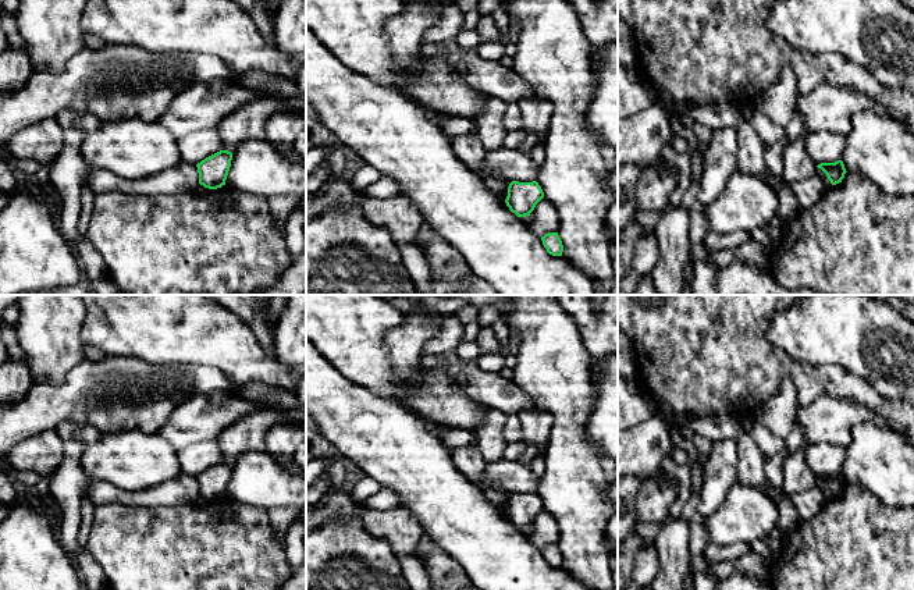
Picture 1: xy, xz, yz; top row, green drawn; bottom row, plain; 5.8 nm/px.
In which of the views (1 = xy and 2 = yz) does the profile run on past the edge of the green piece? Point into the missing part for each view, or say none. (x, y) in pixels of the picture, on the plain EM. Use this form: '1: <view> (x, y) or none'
1: none
2: none

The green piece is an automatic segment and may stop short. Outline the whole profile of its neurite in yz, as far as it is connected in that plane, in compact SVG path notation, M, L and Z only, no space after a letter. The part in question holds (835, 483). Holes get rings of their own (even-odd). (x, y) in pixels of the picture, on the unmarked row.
M842 472L835 475L821 475L817 479L826 486L832 497L842 494L844 486L847 484Z

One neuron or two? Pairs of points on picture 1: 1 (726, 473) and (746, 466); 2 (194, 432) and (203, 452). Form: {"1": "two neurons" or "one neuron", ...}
{"1": "two neurons", "2": "two neurons"}

